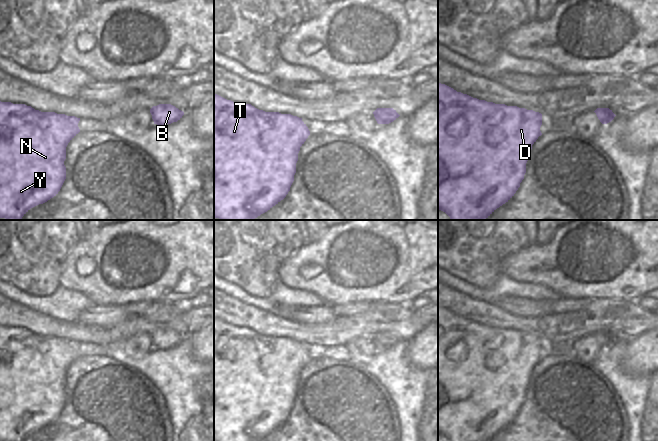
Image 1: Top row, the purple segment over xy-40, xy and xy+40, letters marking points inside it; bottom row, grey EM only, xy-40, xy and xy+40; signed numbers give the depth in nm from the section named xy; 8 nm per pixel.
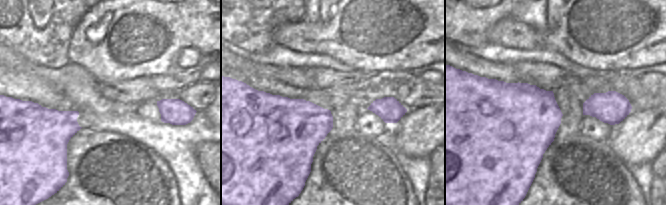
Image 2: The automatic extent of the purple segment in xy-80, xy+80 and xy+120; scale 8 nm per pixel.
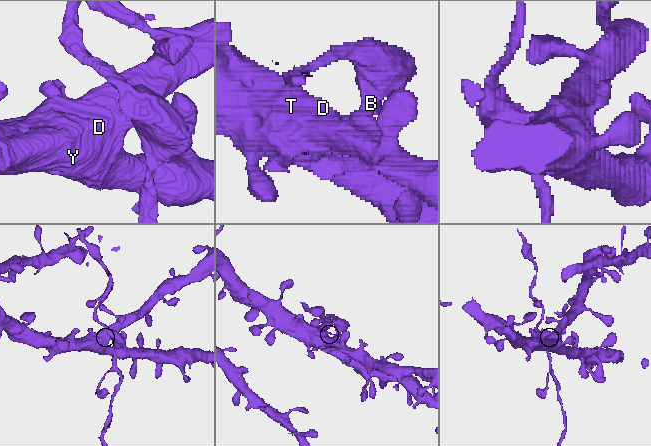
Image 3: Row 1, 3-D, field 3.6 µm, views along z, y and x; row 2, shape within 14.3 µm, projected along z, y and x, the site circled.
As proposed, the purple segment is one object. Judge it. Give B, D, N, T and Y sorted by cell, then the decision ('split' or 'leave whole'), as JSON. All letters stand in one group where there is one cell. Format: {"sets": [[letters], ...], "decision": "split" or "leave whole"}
{"sets": [["B"], ["D", "N", "T", "Y"]], "decision": "split"}

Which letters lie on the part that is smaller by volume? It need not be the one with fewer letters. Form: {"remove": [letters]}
{"remove": ["B"]}

